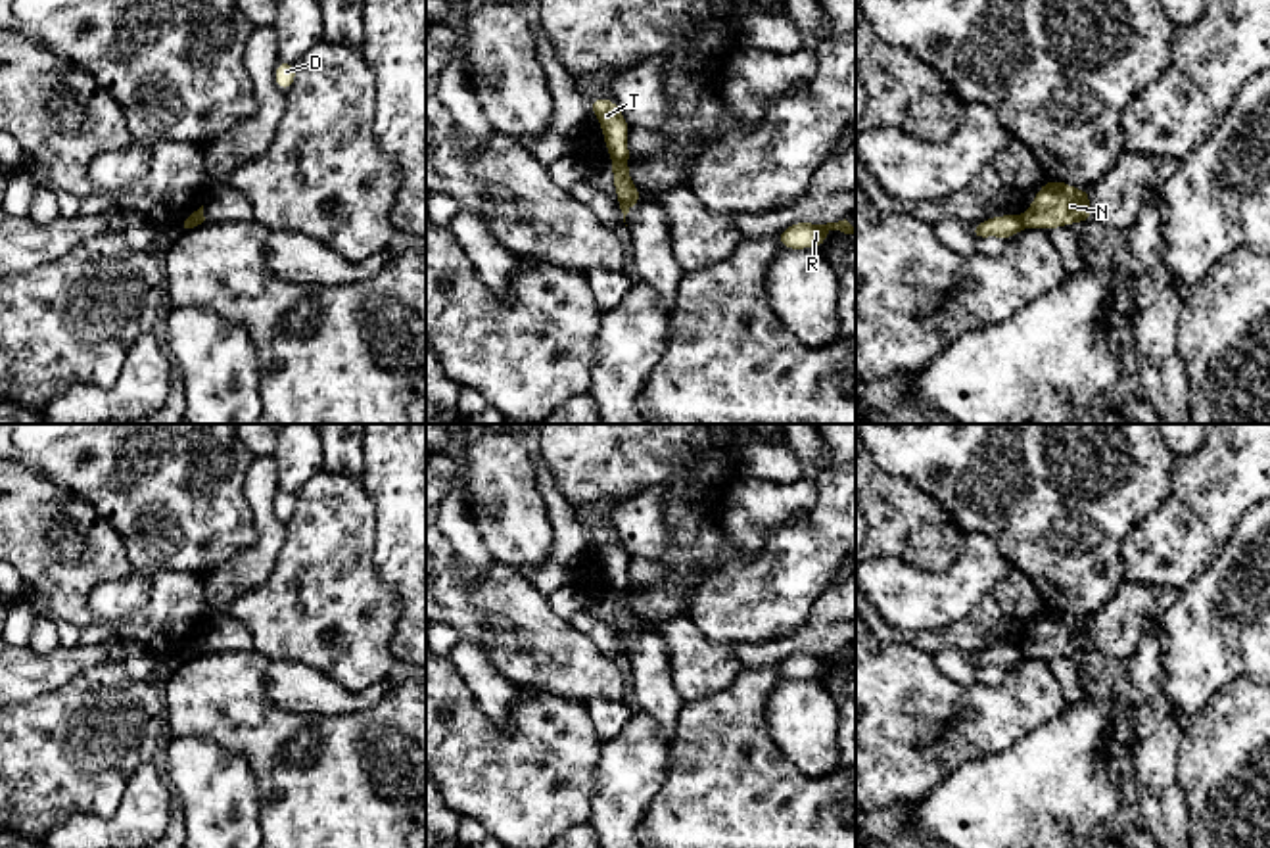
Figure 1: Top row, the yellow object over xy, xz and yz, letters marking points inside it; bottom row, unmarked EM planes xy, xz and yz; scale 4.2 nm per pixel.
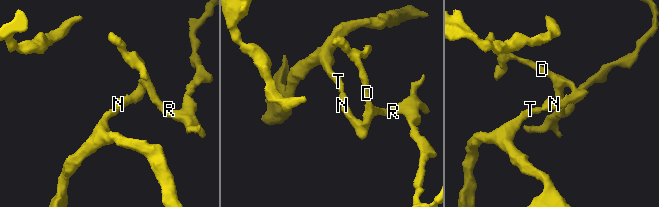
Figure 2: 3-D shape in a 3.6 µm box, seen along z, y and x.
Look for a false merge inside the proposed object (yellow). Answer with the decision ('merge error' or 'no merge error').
merge error

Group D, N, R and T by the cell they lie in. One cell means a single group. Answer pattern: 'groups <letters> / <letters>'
groups D N R / T

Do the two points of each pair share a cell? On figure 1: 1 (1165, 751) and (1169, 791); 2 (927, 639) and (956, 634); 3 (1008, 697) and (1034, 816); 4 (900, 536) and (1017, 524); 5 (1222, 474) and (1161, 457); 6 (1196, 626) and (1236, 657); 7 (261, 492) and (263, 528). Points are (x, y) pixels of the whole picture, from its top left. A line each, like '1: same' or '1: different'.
1: same
2: same
3: different
4: different
5: different
6: same
7: same

